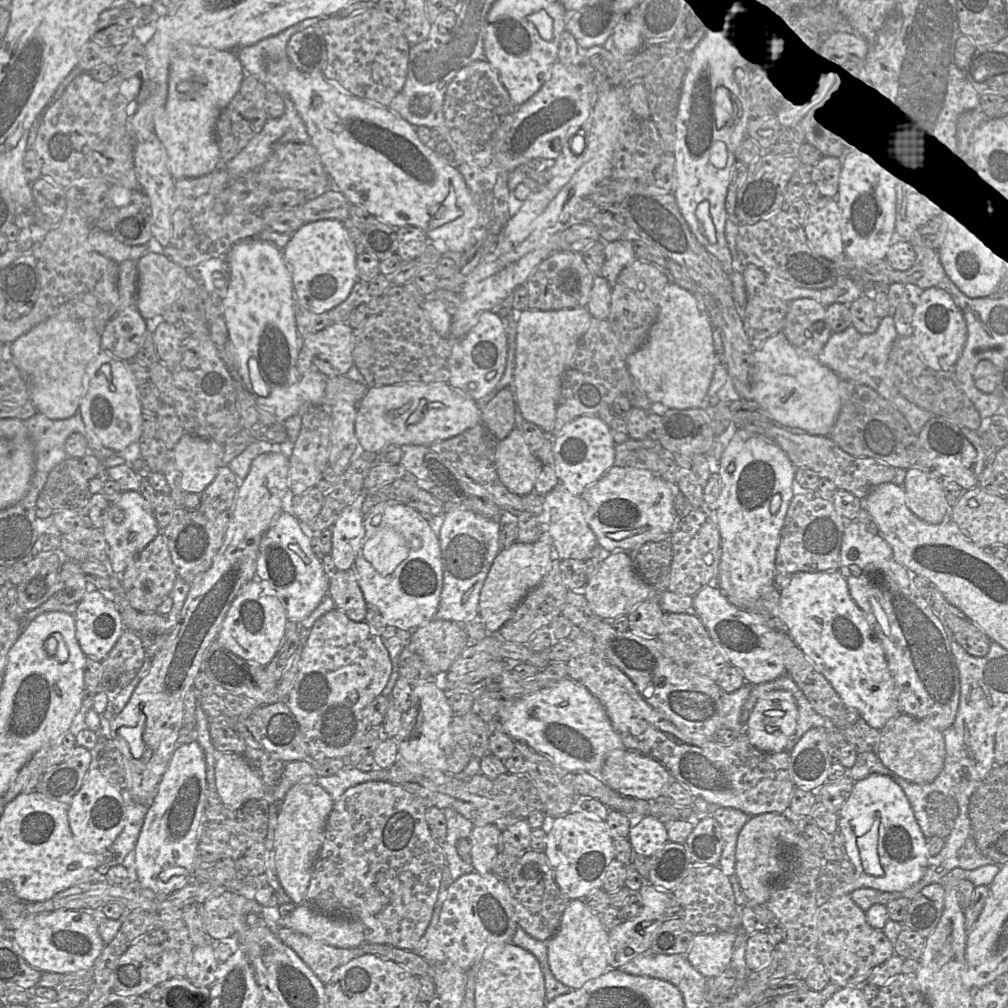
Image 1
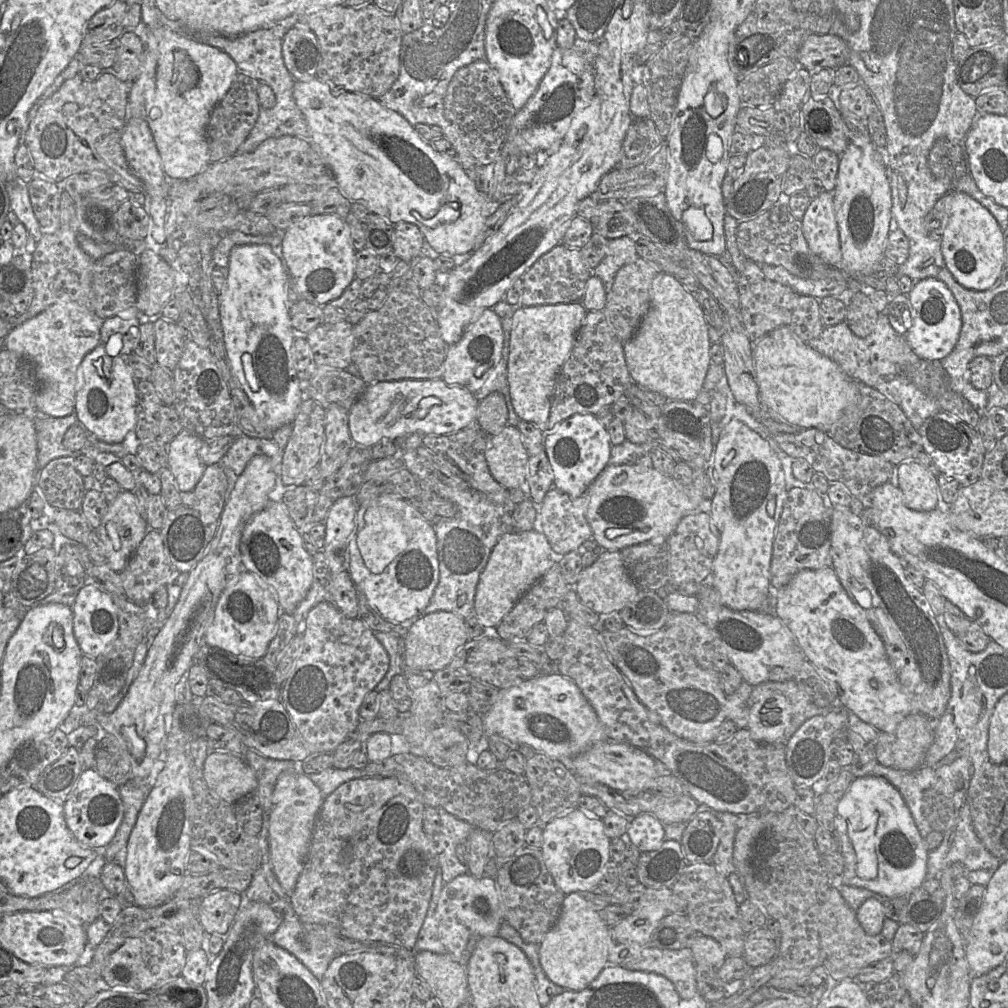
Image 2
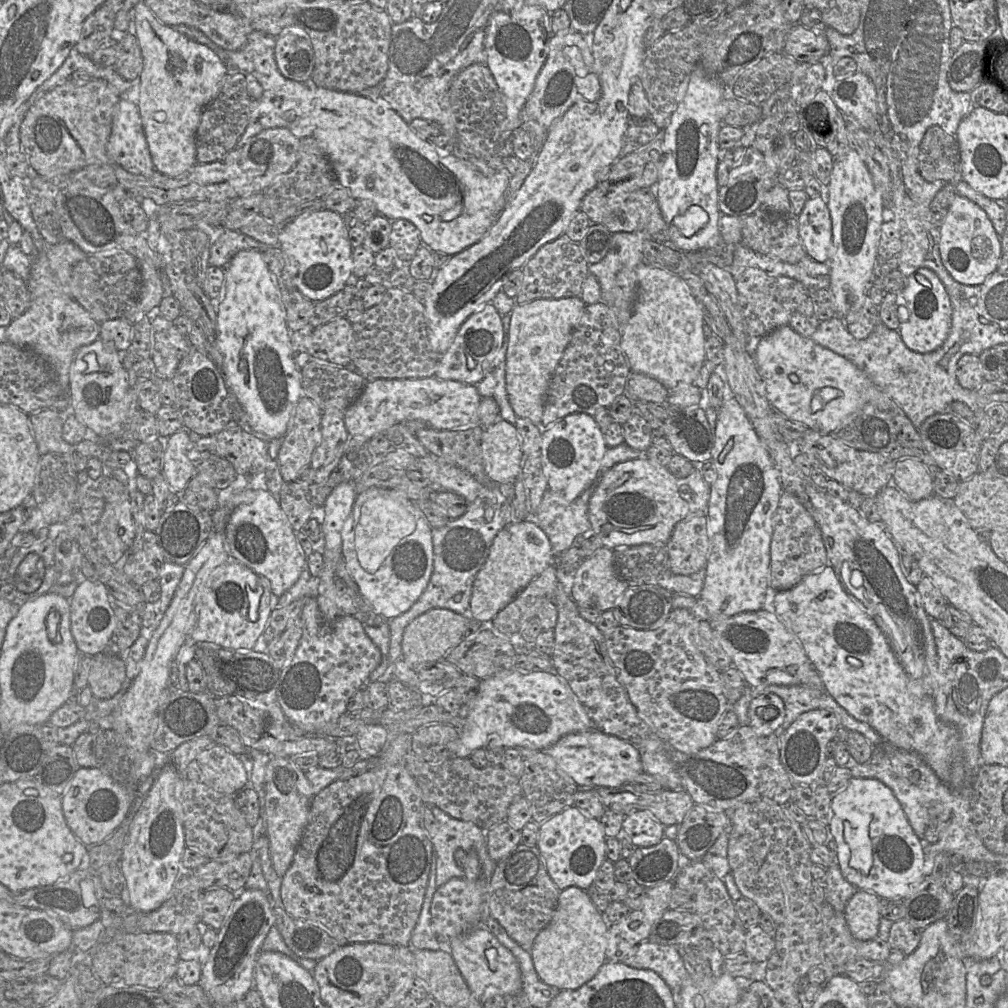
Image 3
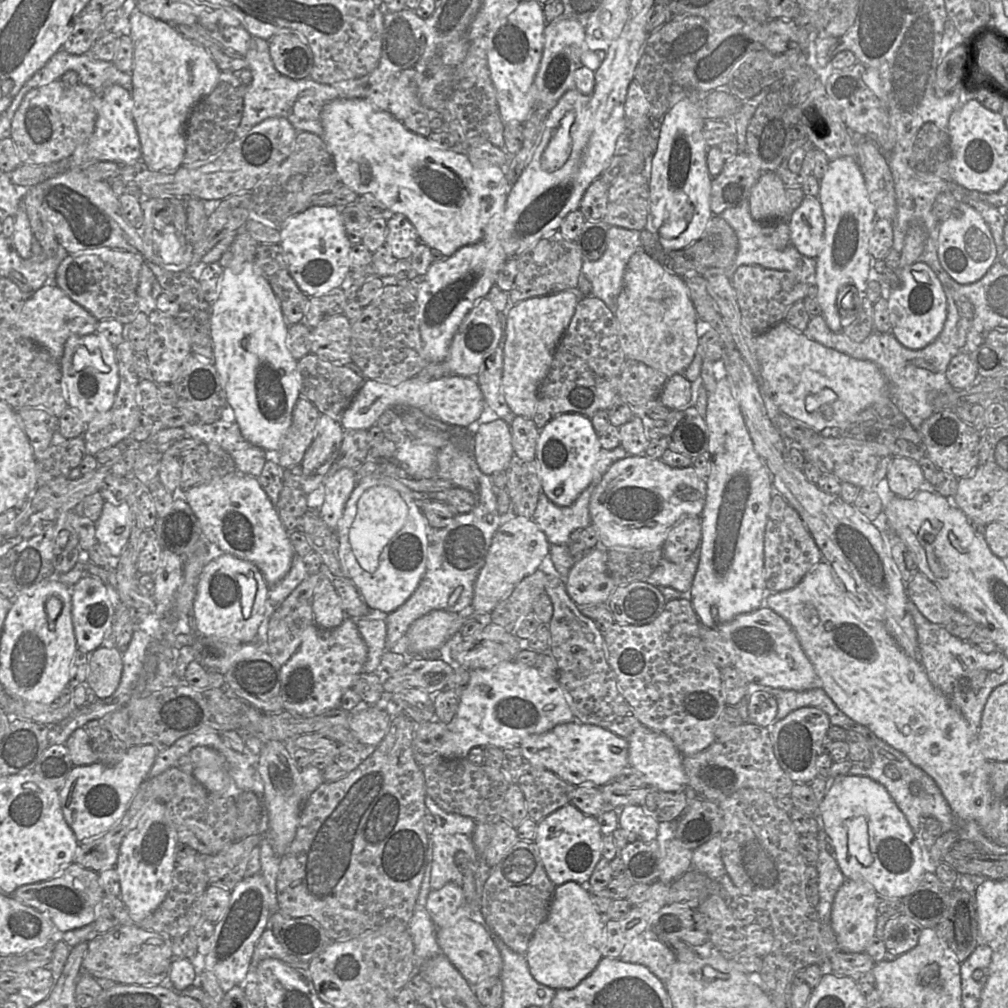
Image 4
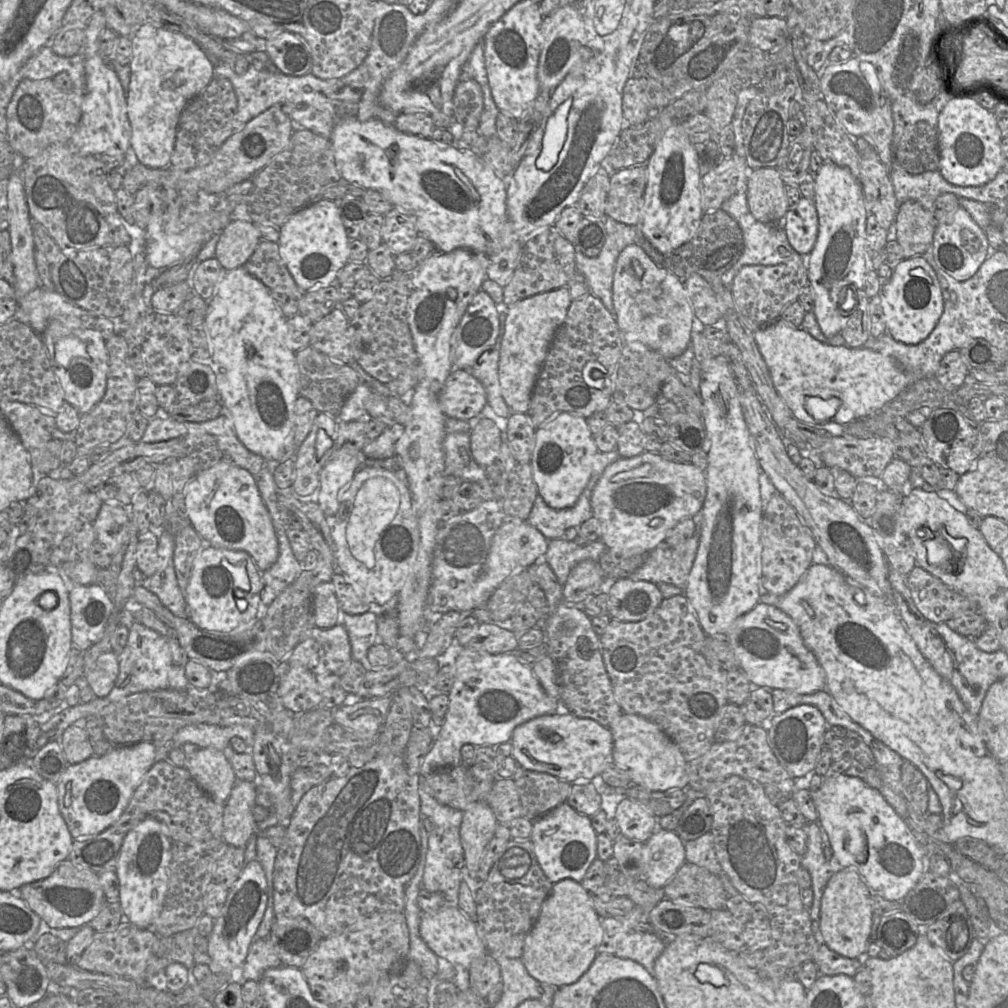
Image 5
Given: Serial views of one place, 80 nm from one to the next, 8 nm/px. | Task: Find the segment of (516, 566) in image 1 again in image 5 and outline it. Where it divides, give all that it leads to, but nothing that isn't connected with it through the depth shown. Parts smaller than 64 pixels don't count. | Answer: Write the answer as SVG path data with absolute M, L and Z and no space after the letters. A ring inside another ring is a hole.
M506 519L496 531L486 559L485 573L490 578L490 585L497 589L506 578L515 572L541 561L548 549L548 542L549 540L538 529L530 525L527 520Z

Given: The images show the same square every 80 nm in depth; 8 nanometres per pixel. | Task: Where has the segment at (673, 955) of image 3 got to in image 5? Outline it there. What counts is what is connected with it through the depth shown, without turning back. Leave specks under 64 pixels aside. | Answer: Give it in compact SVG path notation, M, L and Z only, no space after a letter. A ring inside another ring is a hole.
M629 933L617 946L615 956L633 960L654 976L654 964L666 947L652 933Z

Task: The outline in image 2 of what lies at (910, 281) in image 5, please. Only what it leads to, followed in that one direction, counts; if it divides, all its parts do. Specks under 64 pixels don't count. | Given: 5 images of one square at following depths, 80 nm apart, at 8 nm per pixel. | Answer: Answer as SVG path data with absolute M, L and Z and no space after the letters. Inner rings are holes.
M933 277L917 281L907 296L913 308L913 323L905 340L924 360L941 361L953 351L961 333L962 314L957 300L941 280Z

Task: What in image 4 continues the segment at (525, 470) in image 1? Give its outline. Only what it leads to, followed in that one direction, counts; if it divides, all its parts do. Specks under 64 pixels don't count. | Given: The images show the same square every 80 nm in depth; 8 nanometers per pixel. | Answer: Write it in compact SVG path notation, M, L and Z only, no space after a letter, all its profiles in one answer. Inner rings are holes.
M502 419L472 429L470 449L480 470L491 476L505 472L514 456L510 425Z

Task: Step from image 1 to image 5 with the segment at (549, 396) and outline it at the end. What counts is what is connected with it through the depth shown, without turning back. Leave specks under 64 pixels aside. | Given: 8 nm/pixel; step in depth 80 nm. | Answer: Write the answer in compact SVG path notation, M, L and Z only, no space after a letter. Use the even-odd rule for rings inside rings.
M562 287L522 299L508 307L498 374L502 397L512 412L527 413L550 344L564 322L571 303L568 287Z

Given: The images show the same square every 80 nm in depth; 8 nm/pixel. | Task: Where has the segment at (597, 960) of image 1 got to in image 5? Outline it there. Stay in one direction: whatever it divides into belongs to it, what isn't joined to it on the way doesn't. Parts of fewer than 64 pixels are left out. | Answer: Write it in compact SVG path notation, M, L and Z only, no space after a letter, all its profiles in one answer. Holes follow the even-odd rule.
M563 879L554 883L540 914L526 935L521 961L530 976L541 983L561 987L576 982L590 967L601 943L601 918L580 883Z

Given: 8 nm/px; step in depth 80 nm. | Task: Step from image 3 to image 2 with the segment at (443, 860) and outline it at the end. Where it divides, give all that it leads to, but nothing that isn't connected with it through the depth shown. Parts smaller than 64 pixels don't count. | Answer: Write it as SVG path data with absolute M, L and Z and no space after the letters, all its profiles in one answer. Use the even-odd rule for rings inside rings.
M436 807L440 817L441 830L435 842L444 884L455 877L468 873L468 867L456 856L457 845L466 842L474 829L469 823L449 814L441 807Z

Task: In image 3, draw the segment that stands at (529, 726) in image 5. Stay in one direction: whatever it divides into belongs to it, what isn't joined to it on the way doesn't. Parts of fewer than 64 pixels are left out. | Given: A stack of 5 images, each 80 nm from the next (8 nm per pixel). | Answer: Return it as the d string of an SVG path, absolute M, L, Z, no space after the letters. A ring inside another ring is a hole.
M596 728L569 733L544 751L555 759L559 768L572 778L579 788L618 787L630 783L644 772L637 746Z

